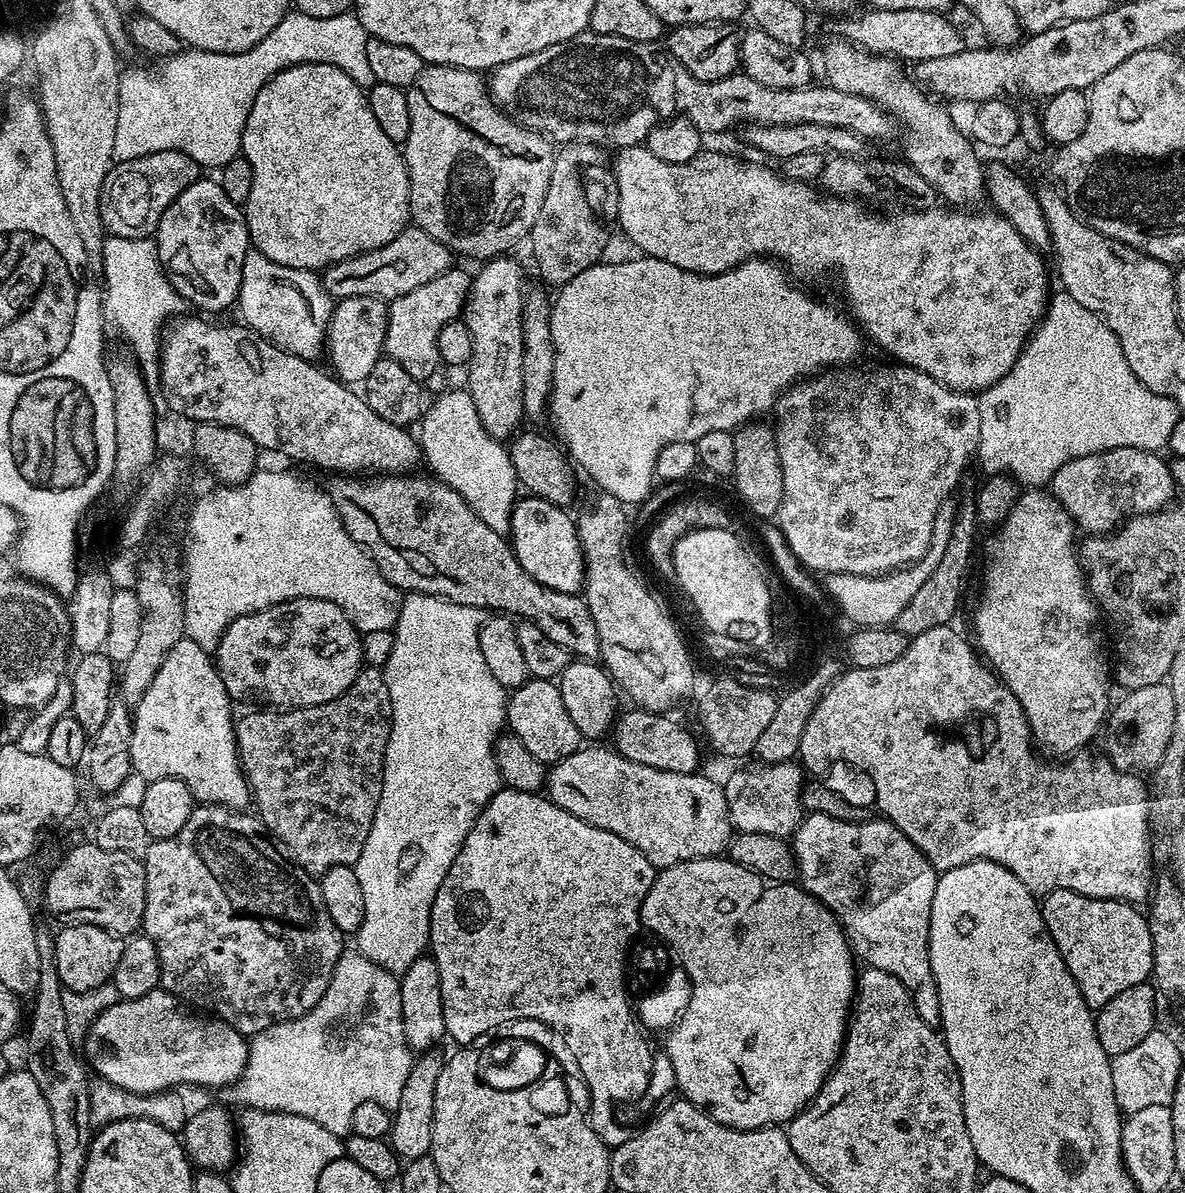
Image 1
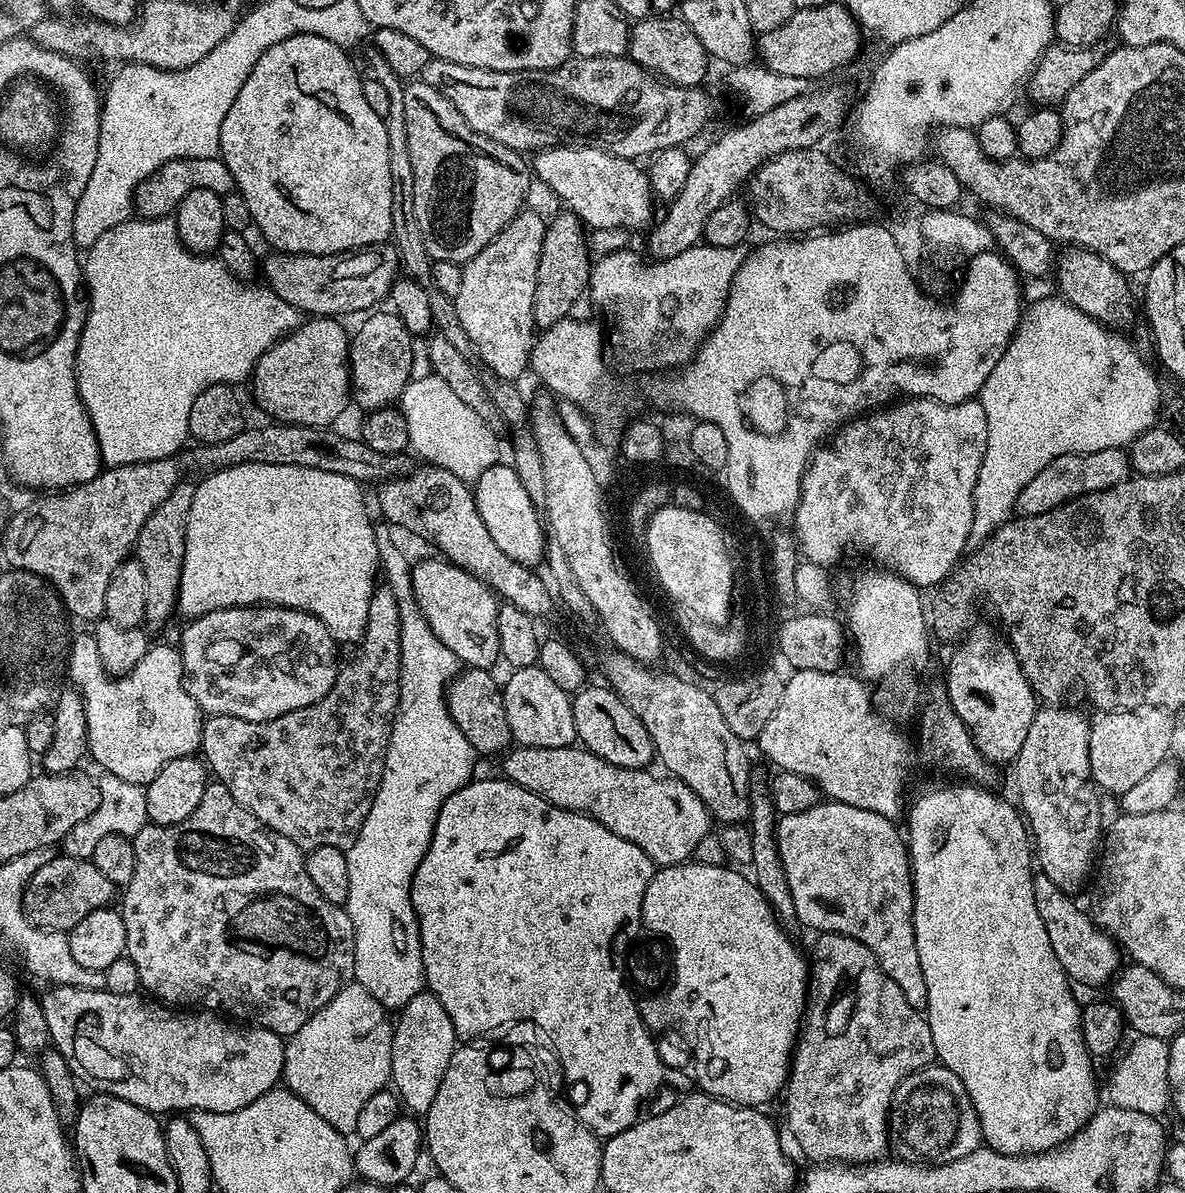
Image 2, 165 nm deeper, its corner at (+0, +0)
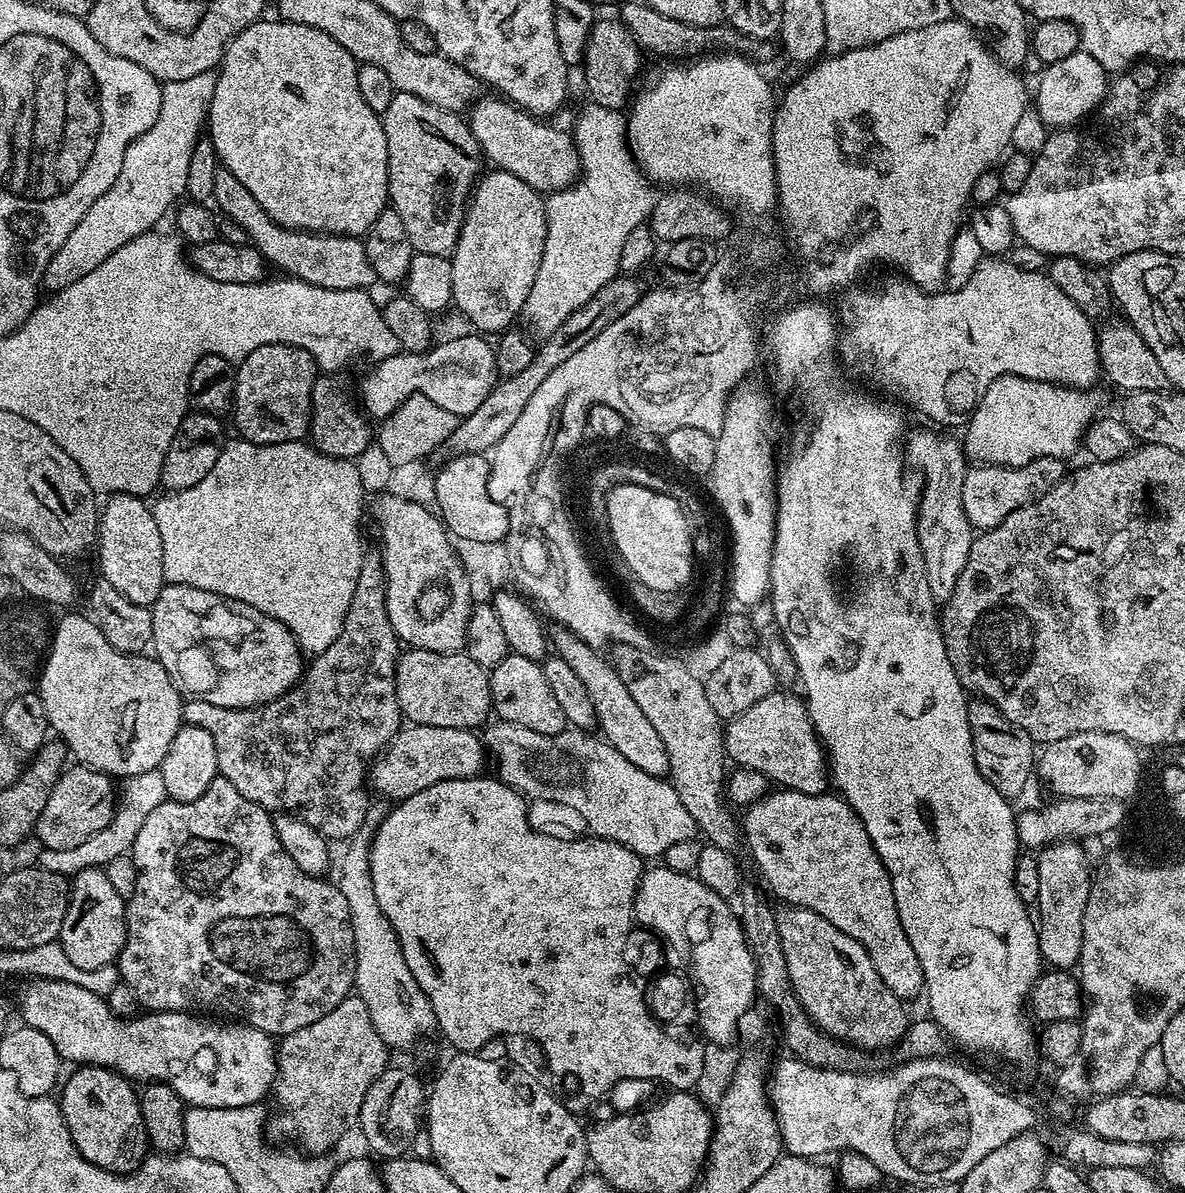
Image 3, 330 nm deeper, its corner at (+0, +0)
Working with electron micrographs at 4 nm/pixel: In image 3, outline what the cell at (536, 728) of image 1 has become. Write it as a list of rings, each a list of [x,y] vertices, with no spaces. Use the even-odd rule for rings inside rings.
[[[508,655],[496,668],[491,669],[488,681],[495,715],[501,720],[526,726],[526,730],[534,730],[538,734],[558,734],[569,727],[568,719],[562,714],[562,706],[558,706],[558,698],[554,698],[554,690],[550,690],[550,682],[546,682],[543,667],[537,661],[521,656]]]

